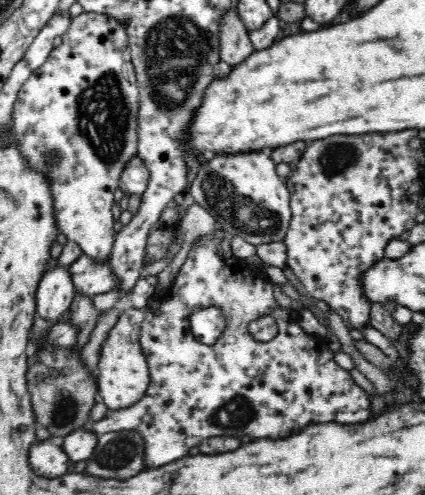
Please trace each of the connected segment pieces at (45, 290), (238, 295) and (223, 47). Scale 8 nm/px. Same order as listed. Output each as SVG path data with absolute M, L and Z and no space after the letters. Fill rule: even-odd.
M61 266L50 269L50 272L43 274L36 291L38 315L48 322L58 324L69 311L74 297L74 285L68 268Z
M216 229L214 238L210 236L204 236L200 239L200 246L194 246L191 248L188 254L188 259L186 263L183 264L180 272L178 273L175 280L168 287L168 290L163 290L155 295L148 301L145 306L144 322L142 322L140 328L140 349L146 357L146 364L148 365L148 377L150 377L150 382L148 382L148 388L146 388L146 394L140 398L138 402L134 402L132 406L128 406L126 409L109 410L106 412L105 416L100 420L88 420L85 424L84 429L96 433L96 436L100 436L104 433L109 432L122 432L122 431L138 431L144 439L144 448L146 448L146 464L148 466L164 466L164 464L170 464L178 458L184 458L190 448L198 446L204 438L222 437L222 436L250 436L250 438L284 438L288 434L294 434L298 430L302 430L304 426L308 426L314 423L340 423L340 424L356 424L356 422L368 422L368 418L372 418L372 412L370 412L370 400L366 391L362 389L359 385L356 385L350 374L344 368L341 368L334 359L334 354L328 349L328 344L326 343L326 337L317 338L314 335L306 333L300 328L297 322L298 318L295 315L296 311L293 313L289 310L281 310L280 305L276 303L275 294L273 293L272 283L265 278L263 274L259 276L258 274L241 274L238 273L236 259L224 259L220 260L216 256L216 248L220 247L220 242L222 238L225 237L224 231ZM204 307L218 307L226 318L227 326L224 328L224 332L220 335L218 341L214 345L208 346L198 342L195 339L194 333L191 331L190 327L191 318L198 312L198 310L204 310ZM264 316L273 316L276 320L278 326L278 334L270 340L270 342L258 342L250 333L248 333L248 326L250 322L258 320L258 318Z
M226 8L218 20L218 42L220 58L231 67L244 62L254 49L250 43L249 30L242 22L236 9Z

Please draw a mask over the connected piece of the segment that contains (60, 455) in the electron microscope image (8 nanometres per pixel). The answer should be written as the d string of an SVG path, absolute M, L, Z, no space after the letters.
M58 440L37 441L30 446L28 465L44 478L58 478L68 470L68 456L61 450Z

